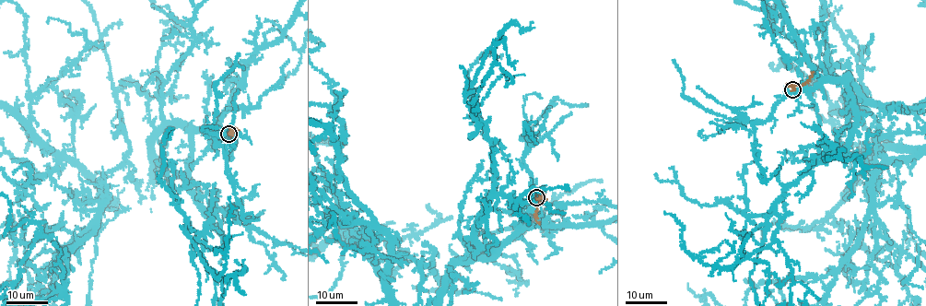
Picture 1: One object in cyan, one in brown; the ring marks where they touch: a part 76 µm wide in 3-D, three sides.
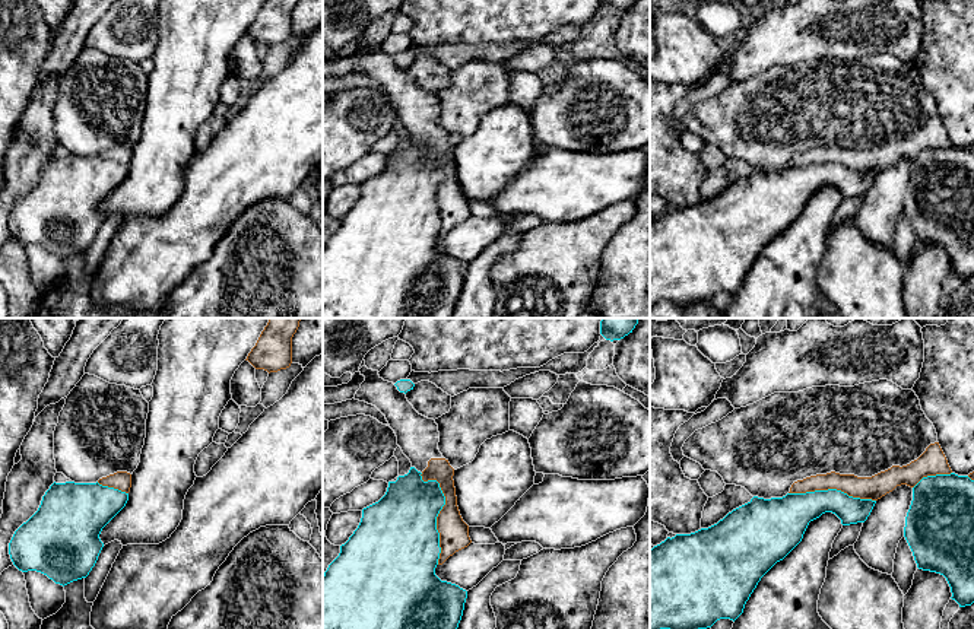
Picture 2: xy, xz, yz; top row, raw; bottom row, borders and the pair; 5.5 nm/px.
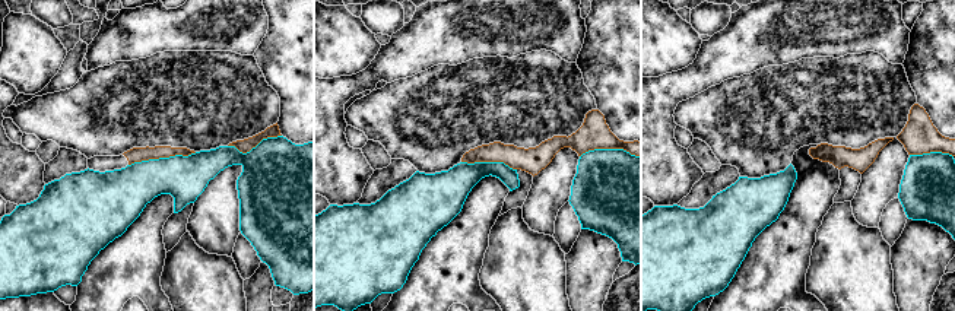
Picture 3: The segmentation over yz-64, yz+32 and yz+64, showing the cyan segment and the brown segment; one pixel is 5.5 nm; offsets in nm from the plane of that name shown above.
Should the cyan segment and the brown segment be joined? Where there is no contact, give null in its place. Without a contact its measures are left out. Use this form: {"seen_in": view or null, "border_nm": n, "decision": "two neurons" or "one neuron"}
{"seen_in": "xz", "border_nm": 500, "decision": "two neurons"}

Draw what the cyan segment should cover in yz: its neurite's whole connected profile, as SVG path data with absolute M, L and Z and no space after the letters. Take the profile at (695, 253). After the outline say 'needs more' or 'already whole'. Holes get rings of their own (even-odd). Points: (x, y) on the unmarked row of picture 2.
M837 162L771 172L753 169L708 201L667 210L650 222L650 308L660 302L689 306L720 292L735 295L761 251L802 215L810 194L832 185L843 198L864 196L875 177Z; already whole

